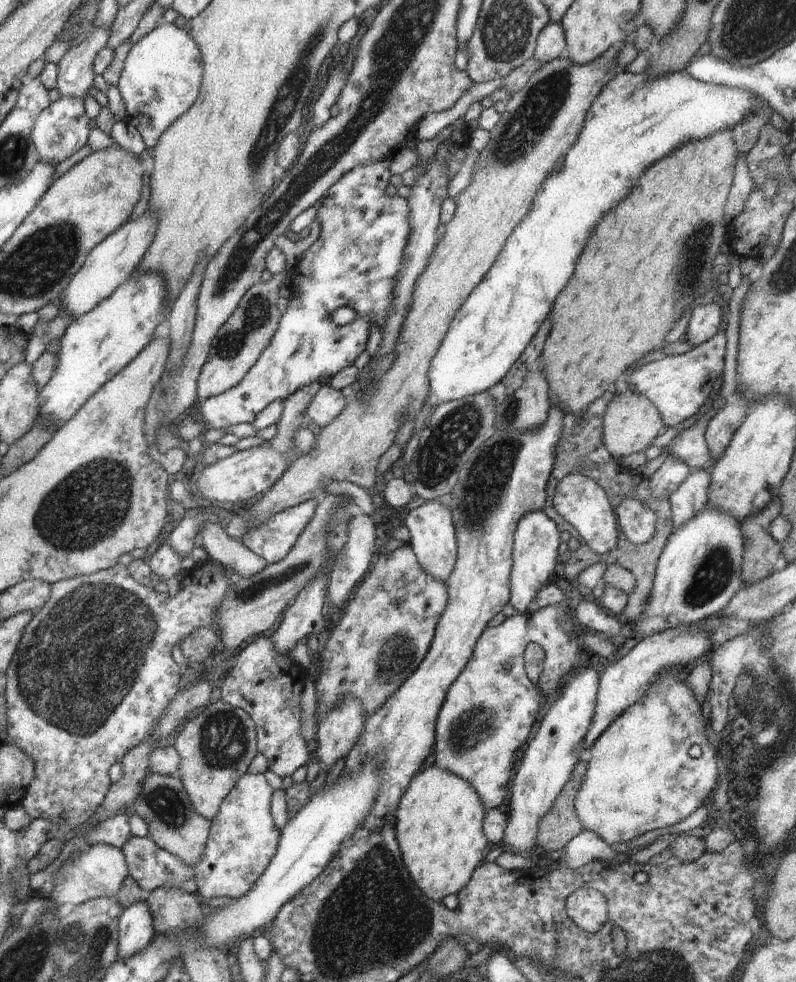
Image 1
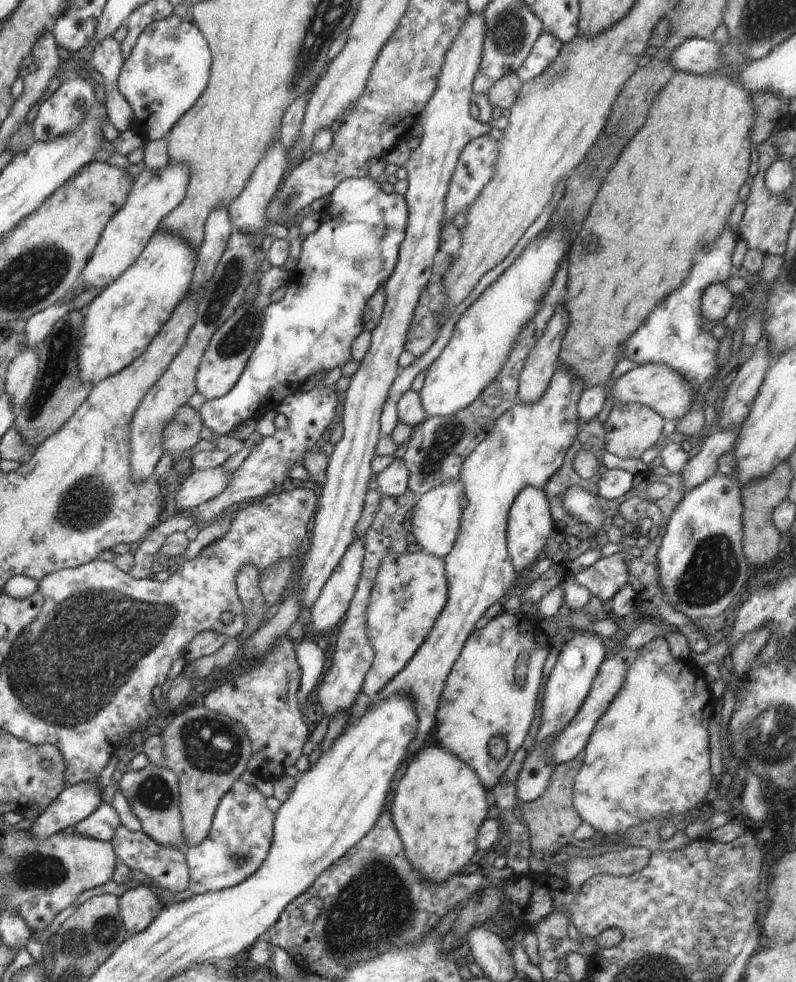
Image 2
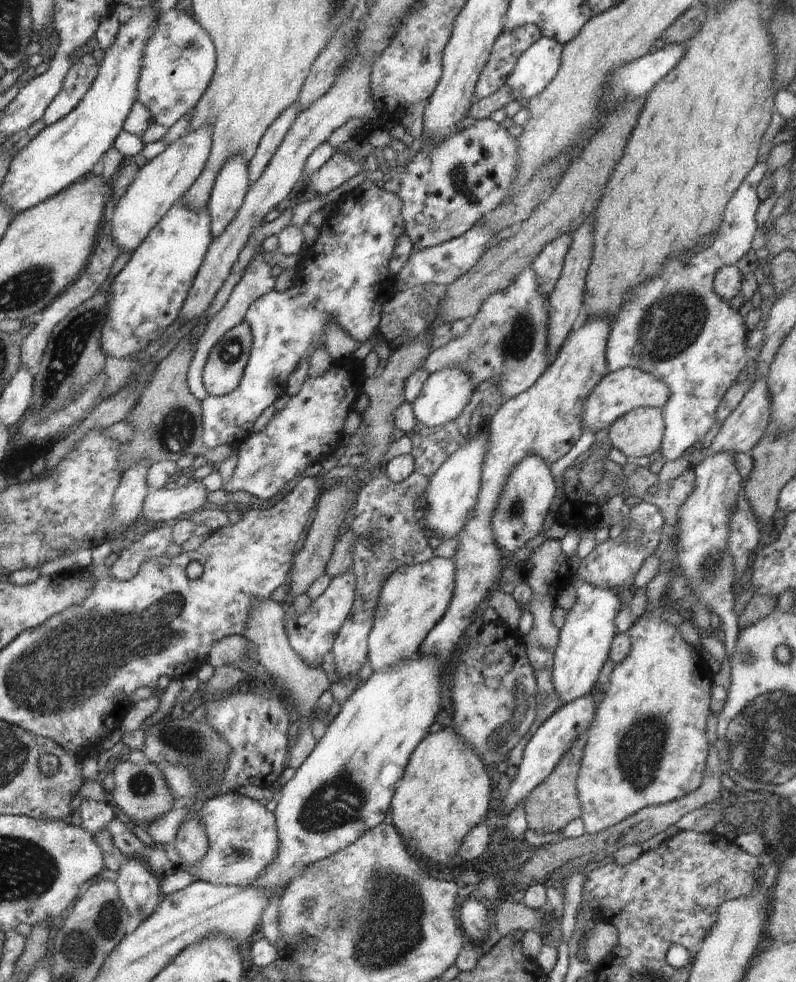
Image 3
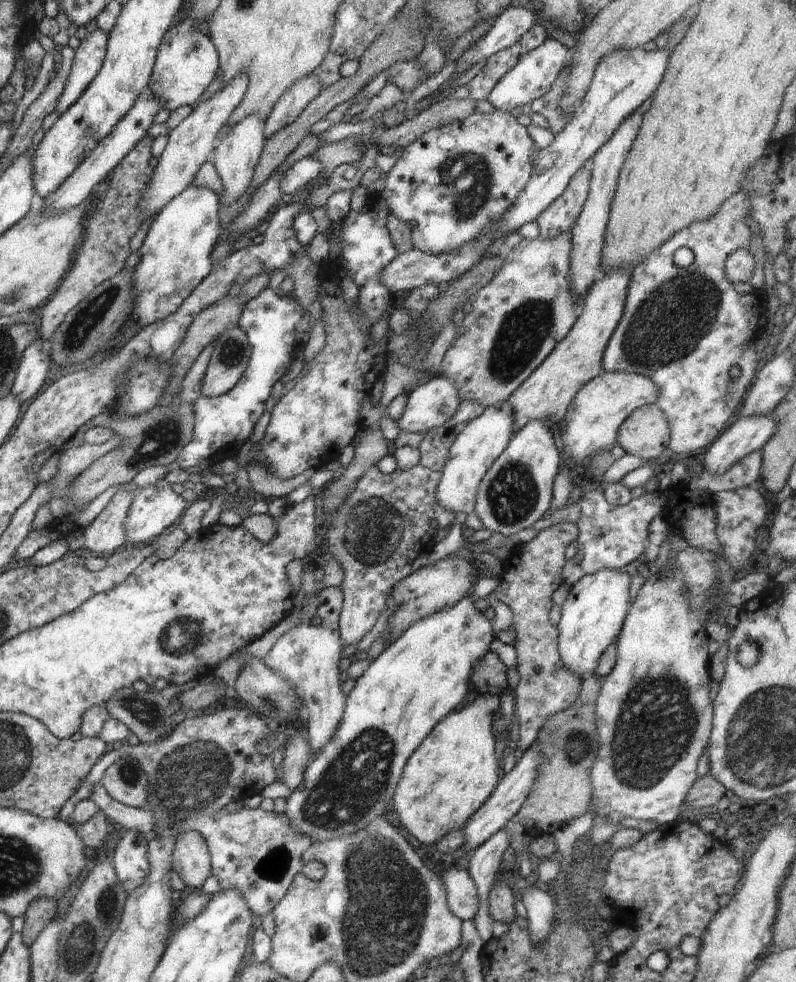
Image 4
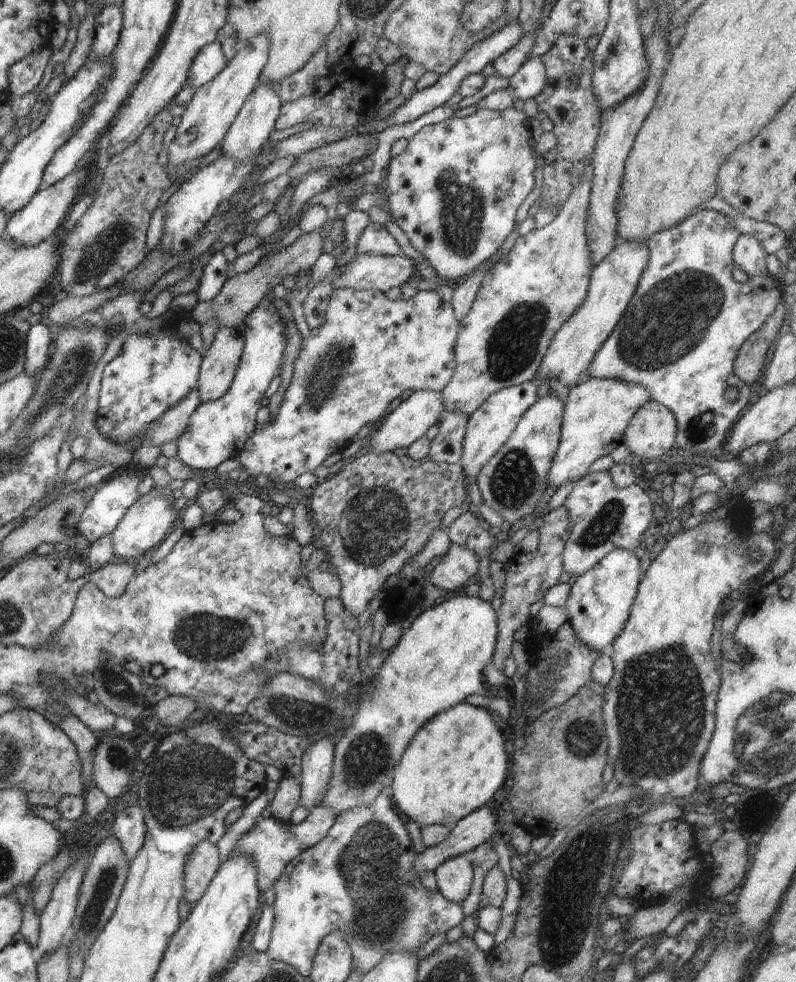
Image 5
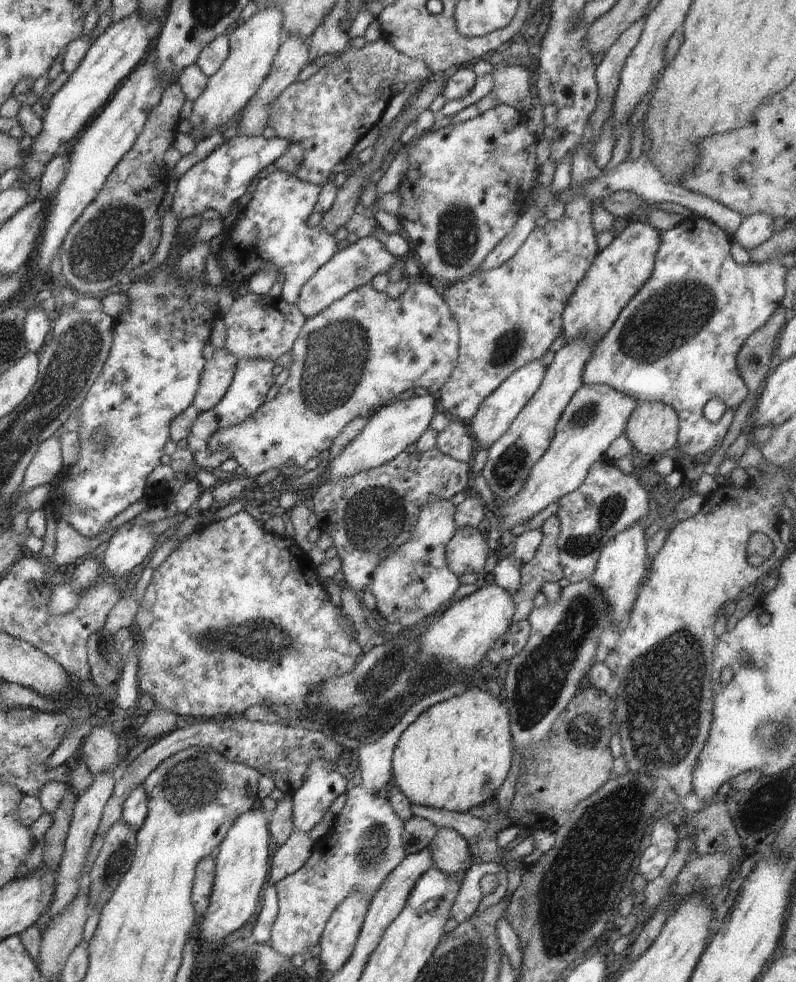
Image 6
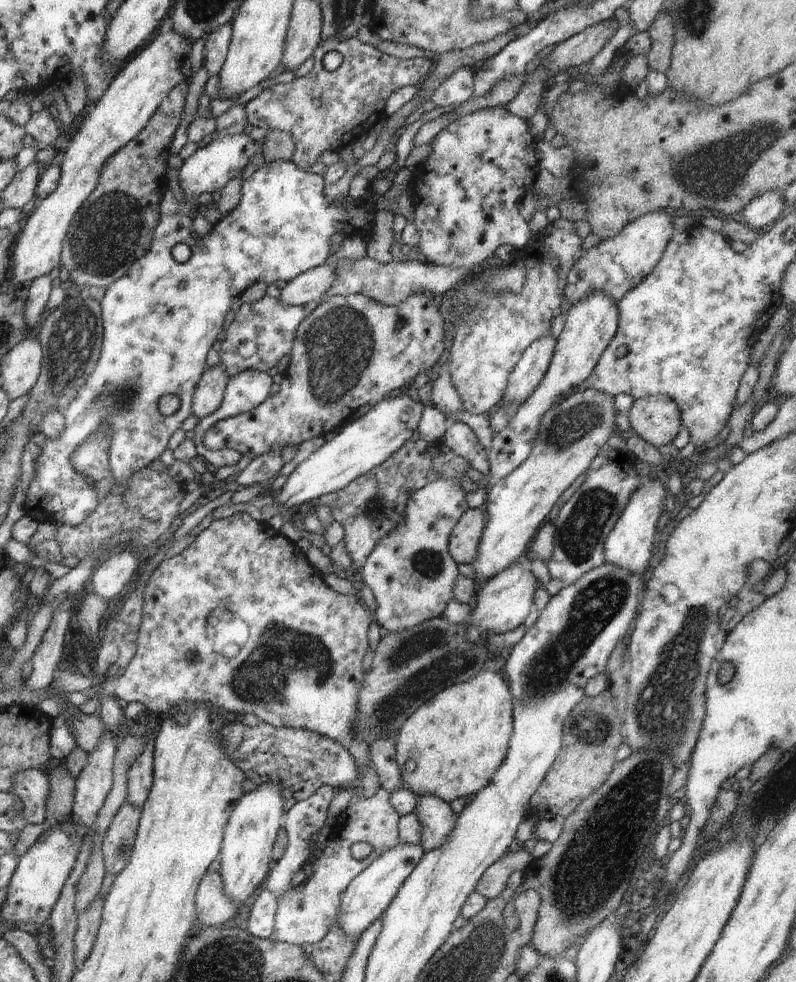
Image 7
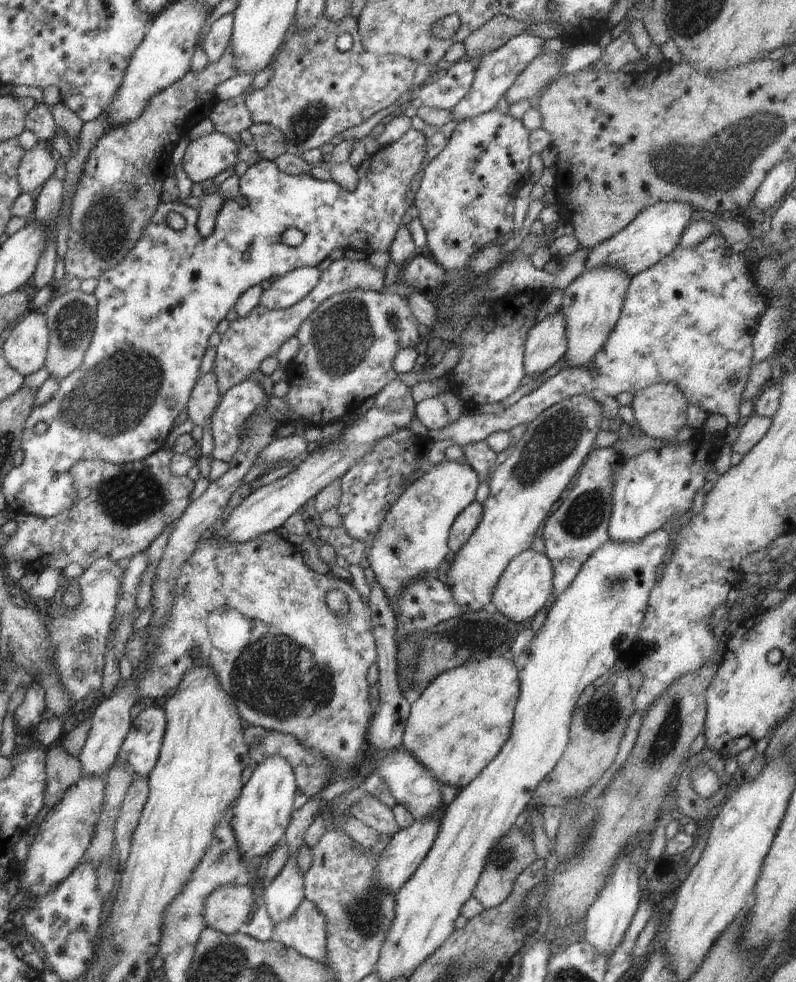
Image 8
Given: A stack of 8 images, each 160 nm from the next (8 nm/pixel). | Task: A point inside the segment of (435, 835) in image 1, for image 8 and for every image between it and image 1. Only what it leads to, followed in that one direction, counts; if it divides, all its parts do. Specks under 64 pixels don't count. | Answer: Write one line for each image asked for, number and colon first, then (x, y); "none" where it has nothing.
2: (438, 805)
3: (445, 790)
4: (454, 771)
5: (455, 763)
6: (455, 755)
7: (462, 737)
8: (458, 724)

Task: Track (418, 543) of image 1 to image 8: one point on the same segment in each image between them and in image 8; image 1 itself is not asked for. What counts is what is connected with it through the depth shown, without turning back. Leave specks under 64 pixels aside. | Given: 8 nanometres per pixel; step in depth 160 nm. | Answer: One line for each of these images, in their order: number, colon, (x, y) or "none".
2: (434, 521)
3: (452, 492)
4: (475, 449)
5: (488, 429)
6: (497, 411)
7: (524, 379)
8: (546, 343)

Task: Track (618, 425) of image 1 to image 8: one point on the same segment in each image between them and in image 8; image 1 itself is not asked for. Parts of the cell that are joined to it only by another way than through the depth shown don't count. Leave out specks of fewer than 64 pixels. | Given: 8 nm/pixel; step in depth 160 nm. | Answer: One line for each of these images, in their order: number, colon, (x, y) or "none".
2: (631, 428)
3: (639, 432)
4: (645, 433)
5: (651, 432)
6: (652, 428)
7: (656, 418)
8: (660, 410)

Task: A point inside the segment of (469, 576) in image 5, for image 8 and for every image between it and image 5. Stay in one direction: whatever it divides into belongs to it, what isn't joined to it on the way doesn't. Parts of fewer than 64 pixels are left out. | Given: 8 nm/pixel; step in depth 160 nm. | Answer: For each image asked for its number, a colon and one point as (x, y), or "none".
6: (466, 552)
7: (465, 538)
8: (466, 522)

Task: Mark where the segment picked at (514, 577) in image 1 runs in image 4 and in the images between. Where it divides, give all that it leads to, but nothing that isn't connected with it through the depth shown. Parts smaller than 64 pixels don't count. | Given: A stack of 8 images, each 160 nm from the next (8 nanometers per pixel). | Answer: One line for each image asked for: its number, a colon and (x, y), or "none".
2: (529, 524)
3: (523, 511)
4: (517, 490)

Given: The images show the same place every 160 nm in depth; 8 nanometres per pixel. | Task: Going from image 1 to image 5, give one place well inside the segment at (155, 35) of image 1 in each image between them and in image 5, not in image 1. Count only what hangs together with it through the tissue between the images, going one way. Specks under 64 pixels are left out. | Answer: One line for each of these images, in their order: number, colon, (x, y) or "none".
2: (167, 69)
3: (178, 61)
4: (187, 61)
5: (209, 61)

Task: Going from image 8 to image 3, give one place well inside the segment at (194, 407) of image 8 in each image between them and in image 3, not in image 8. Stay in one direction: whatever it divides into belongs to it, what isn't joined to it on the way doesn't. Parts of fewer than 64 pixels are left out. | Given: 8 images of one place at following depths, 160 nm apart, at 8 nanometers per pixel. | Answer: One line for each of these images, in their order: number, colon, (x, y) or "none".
3: (221, 374)
4: (232, 350)
5: (219, 366)
6: (217, 374)
7: (207, 398)

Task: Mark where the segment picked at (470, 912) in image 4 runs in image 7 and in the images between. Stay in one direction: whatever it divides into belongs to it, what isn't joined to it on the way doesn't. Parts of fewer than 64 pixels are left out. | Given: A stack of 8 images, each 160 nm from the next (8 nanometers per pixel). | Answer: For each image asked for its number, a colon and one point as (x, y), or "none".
5: (454, 877)
6: (449, 849)
7: (435, 816)

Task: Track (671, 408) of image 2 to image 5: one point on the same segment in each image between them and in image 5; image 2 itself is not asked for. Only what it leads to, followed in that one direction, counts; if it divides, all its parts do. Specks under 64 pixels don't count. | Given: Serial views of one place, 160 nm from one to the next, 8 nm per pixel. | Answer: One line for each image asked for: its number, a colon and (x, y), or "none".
3: (628, 388)
4: (591, 423)
5: (596, 414)

